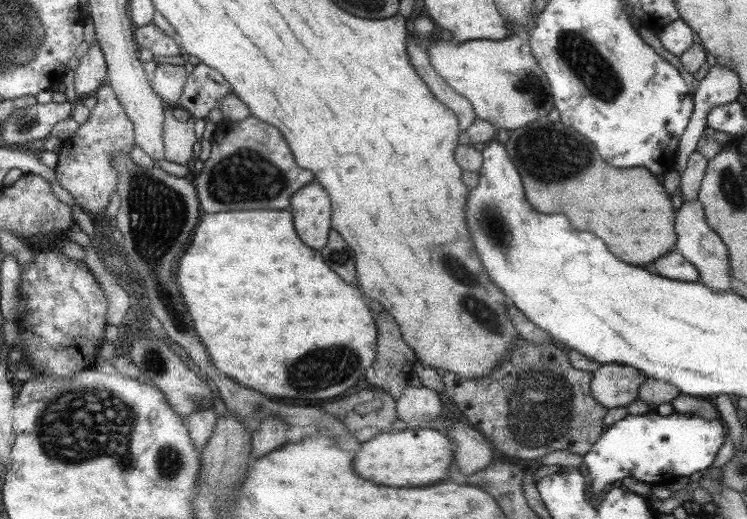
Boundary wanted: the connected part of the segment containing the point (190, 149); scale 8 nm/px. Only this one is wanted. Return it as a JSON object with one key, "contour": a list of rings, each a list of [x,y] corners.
{"contour":[[[167,105],[163,138],[166,145],[164,156],[167,161],[186,164],[195,156],[194,118],[186,122],[176,120],[172,109],[172,105]]]}

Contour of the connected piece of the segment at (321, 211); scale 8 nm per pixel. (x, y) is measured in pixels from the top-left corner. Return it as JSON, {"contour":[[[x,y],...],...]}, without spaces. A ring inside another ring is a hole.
{"contour":[[[318,182],[300,187],[292,195],[288,209],[295,219],[300,240],[310,248],[321,250],[328,243],[330,232],[330,196]]]}

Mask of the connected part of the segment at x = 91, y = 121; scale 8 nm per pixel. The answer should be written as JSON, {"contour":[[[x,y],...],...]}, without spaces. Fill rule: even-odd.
{"contour":[[[109,87],[96,92],[97,103],[88,119],[79,125],[76,134],[60,146],[55,168],[57,180],[75,198],[75,202],[91,216],[105,212],[111,196],[118,190],[118,172],[112,166],[116,151],[130,153],[134,145],[133,122],[128,119],[124,107],[116,102]],[[66,150],[66,154],[63,153]]]}

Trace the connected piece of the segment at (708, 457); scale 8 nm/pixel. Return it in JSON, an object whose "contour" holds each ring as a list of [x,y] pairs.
{"contour":[[[658,413],[628,414],[606,427],[591,450],[583,456],[583,464],[592,476],[592,494],[602,494],[616,480],[623,478],[636,478],[652,486],[707,470],[726,440],[724,425],[720,418],[706,420],[700,416],[678,413],[670,416],[659,416]]]}

